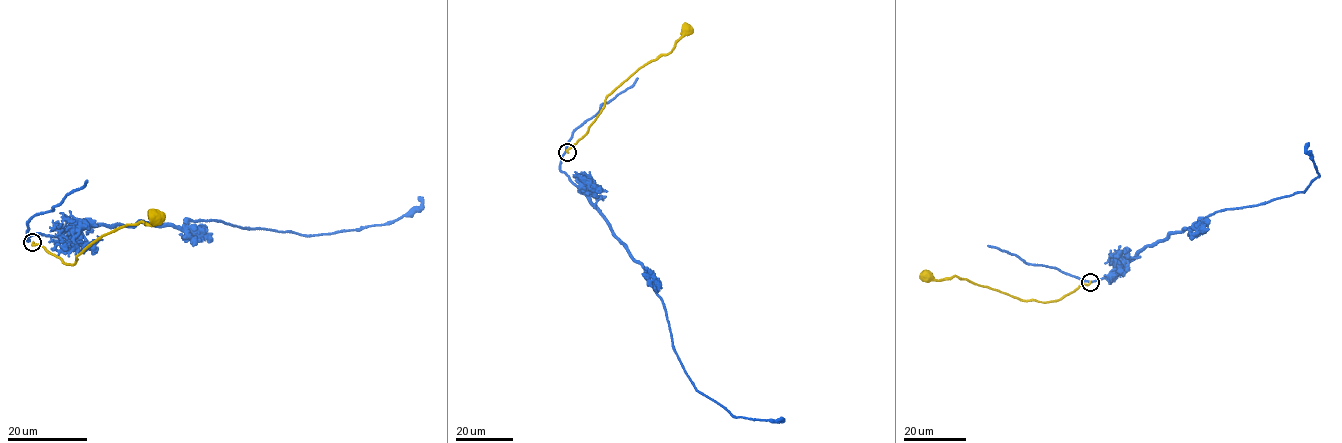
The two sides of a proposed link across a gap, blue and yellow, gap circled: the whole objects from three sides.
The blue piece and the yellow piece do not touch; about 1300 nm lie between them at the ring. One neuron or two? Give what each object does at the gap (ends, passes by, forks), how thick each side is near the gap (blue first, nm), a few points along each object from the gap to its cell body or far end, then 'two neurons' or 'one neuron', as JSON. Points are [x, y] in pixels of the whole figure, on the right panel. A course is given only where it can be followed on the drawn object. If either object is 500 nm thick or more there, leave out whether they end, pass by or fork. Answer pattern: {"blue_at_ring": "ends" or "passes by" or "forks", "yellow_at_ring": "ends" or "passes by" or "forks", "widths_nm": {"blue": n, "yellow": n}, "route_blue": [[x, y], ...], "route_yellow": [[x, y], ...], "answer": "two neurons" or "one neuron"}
{"blue_at_ring": "passes by", "yellow_at_ring": "ends", "widths_nm": {"blue": 240, "yellow": 280}, "route_blue": [[1090, 282], [1110, 276], [1146, 246], [1194, 227], [1217, 211], [1305, 190], [1319, 174], [1307, 150], [1308, 142]], "route_yellow": [[1090, 281], [1058, 299], [1046, 302], [1023, 301], [957, 276], [939, 280], [925, 279], [926, 277]], "answer": "two neurons"}

